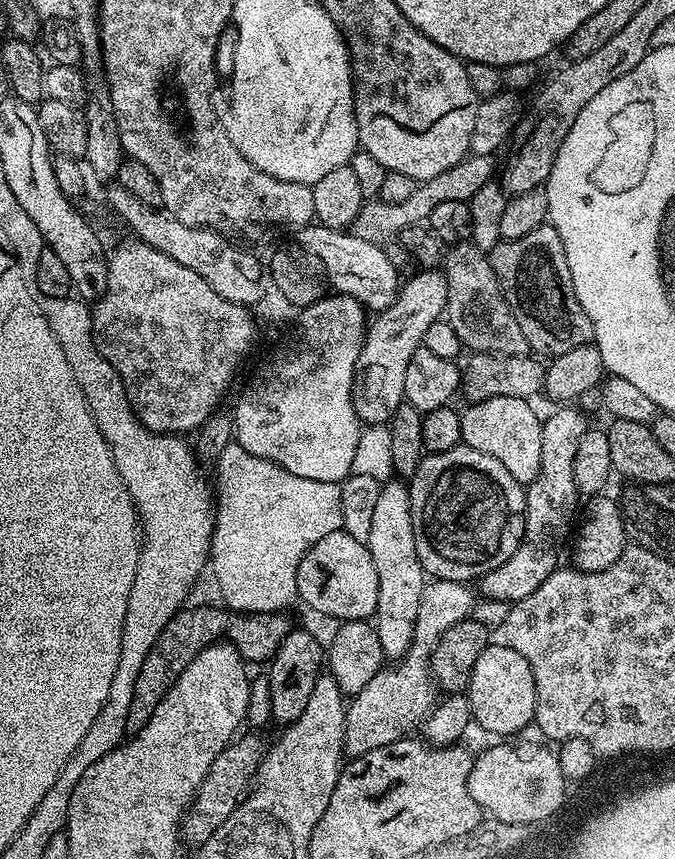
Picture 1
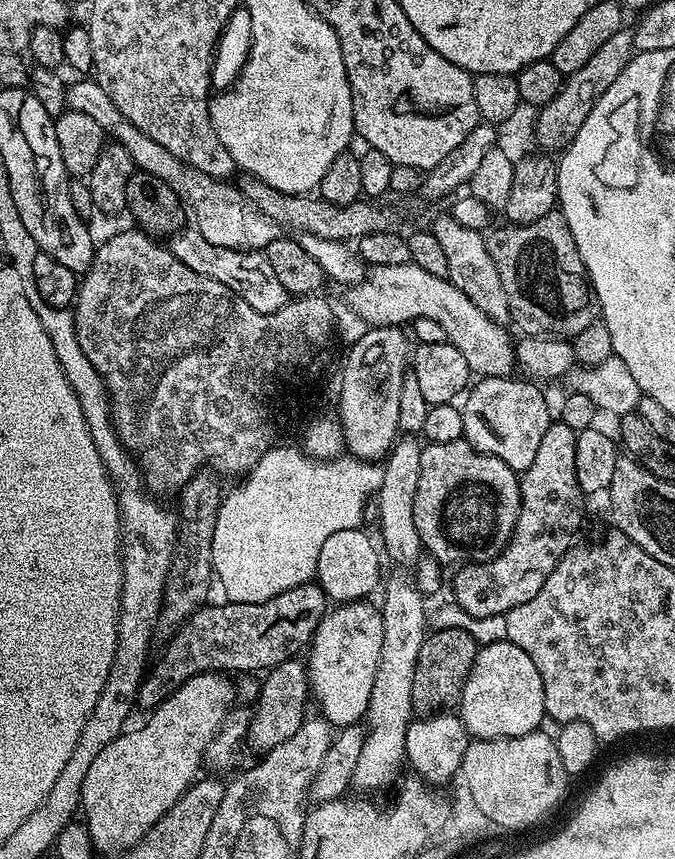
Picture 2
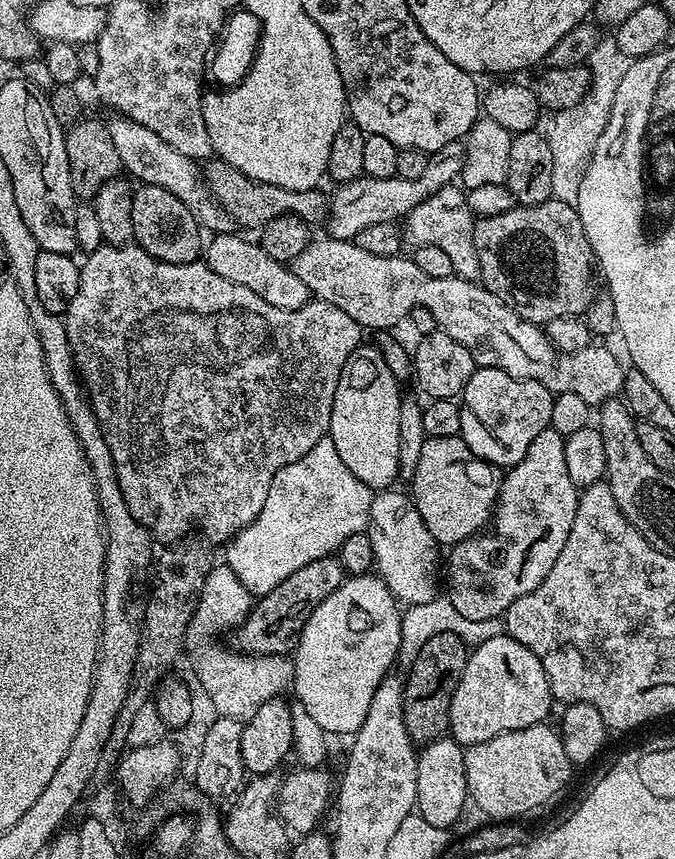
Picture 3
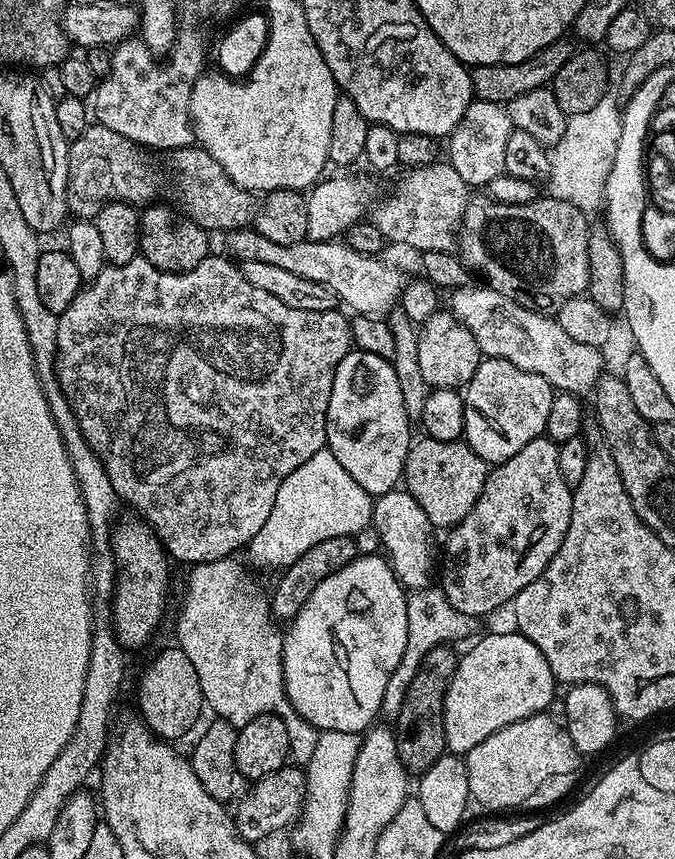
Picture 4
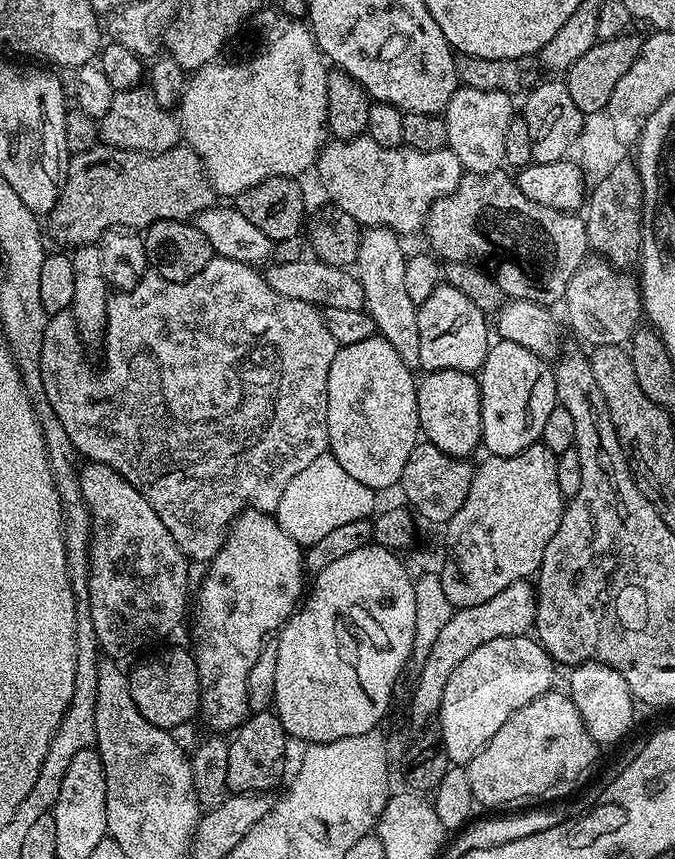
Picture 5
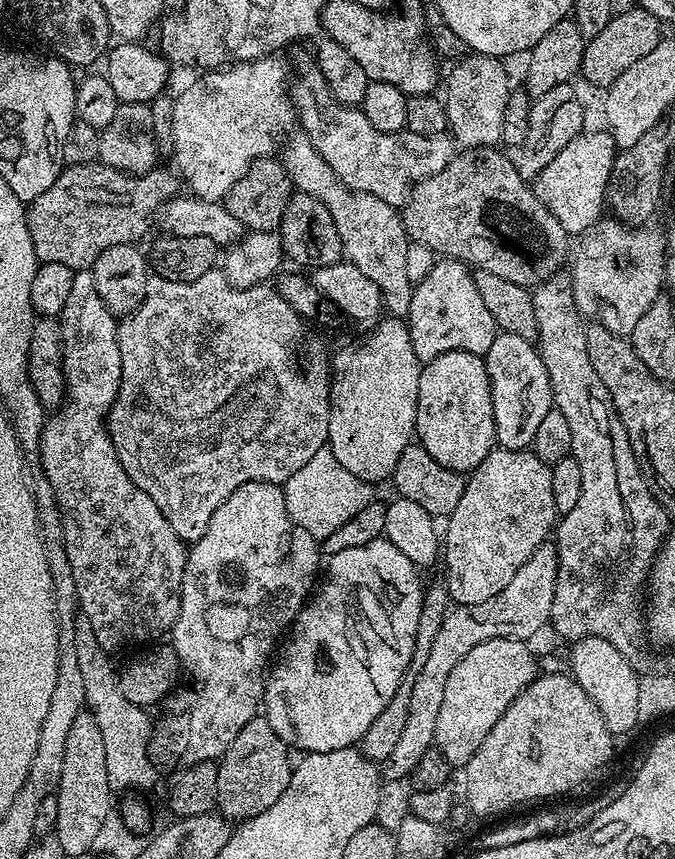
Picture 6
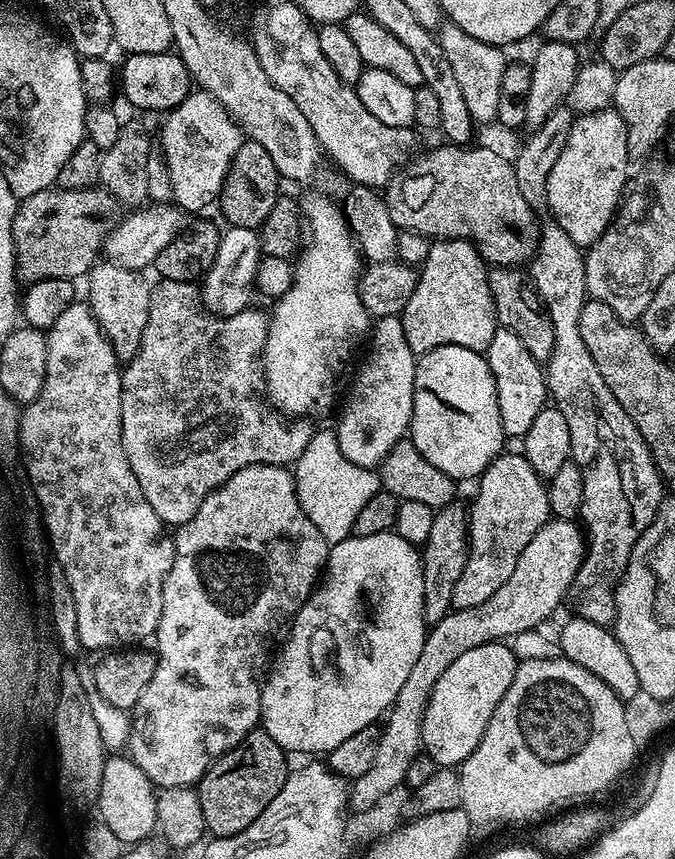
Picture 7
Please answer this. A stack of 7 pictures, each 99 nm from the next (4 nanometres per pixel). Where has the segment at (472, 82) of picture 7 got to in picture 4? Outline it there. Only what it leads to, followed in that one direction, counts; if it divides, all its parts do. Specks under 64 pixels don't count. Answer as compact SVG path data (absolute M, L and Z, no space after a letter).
M473 99L472 105L466 110L466 114L460 119L460 124L447 137L448 156L447 163L458 170L458 178L469 186L487 186L494 178L505 175L504 163L506 162L506 141L514 131L507 107Z

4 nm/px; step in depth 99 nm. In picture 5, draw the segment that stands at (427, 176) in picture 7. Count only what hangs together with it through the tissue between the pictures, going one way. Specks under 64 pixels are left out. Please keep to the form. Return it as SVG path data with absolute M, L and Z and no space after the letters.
M504 170L469 172L460 179L454 191L434 201L424 217L422 229L423 235L428 235L427 247L441 261L475 264L483 268L504 292L505 297L552 306L555 300L556 303L563 301L566 286L570 286L570 278L574 278L589 255L584 217L530 202L530 198L526 198L526 194L518 190L515 179L507 174L509 175Z

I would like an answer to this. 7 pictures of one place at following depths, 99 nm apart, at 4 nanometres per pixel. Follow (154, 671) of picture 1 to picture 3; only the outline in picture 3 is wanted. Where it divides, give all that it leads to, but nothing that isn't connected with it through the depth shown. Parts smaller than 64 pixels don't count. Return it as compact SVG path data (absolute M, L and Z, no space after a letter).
M329 555L318 558L302 566L299 570L295 570L294 574L290 574L285 581L282 581L269 593L261 595L259 599L252 605L248 616L240 626L235 629L236 635L235 647L243 653L251 653L253 656L266 656L288 654L293 651L294 645L299 637L301 625L298 623L303 621L315 608L328 598L346 578L346 573L339 559L335 555Z

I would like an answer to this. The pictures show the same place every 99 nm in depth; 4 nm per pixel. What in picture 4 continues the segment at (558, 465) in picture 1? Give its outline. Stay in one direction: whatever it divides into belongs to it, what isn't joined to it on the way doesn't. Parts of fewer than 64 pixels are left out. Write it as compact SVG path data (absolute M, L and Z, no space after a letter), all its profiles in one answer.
M546 435L526 442L526 446L522 446L522 450L518 450L518 454L514 454L506 462L495 465L489 471L488 476L484 479L482 494L478 498L478 502L474 502L470 514L466 514L466 518L462 518L462 522L455 525L447 533L447 536L449 536L448 541L444 544L444 573L441 574L438 584L444 596L450 602L450 606L454 606L454 610L458 610L465 618L488 616L495 608L500 608L503 604L505 607L522 589L530 586L530 582L534 582L534 578L538 578L542 574L542 570L546 568L550 562L550 558L554 558L554 554L558 550L558 546L562 542L562 538L566 534L566 530L570 524L570 510L572 509L572 494L574 491L574 488L568 485L562 476L562 471L560 466L558 466L558 456L558 444Z

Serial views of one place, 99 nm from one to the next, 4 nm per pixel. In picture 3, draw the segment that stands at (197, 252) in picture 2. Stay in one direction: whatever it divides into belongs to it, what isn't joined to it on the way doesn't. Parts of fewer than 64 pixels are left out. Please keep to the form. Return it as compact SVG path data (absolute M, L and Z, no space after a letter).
M216 234L207 241L206 263L209 268L222 274L222 278L230 278L230 282L238 282L238 286L246 286L246 290L254 290L258 298L282 310L298 310L313 299L306 282L302 282L302 278L298 278L298 274L294 274L288 264L270 258L270 254L266 254L266 250L255 239L243 240L236 235Z

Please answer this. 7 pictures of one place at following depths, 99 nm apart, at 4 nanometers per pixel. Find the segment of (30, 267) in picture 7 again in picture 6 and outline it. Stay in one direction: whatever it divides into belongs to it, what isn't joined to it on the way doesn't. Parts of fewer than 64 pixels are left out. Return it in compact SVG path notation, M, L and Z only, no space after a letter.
M99 162L67 165L54 186L46 194L38 194L26 208L37 261L62 262L73 270L88 270L102 250L140 242L165 202L181 191L181 181L172 172L157 166L145 176L132 176Z

